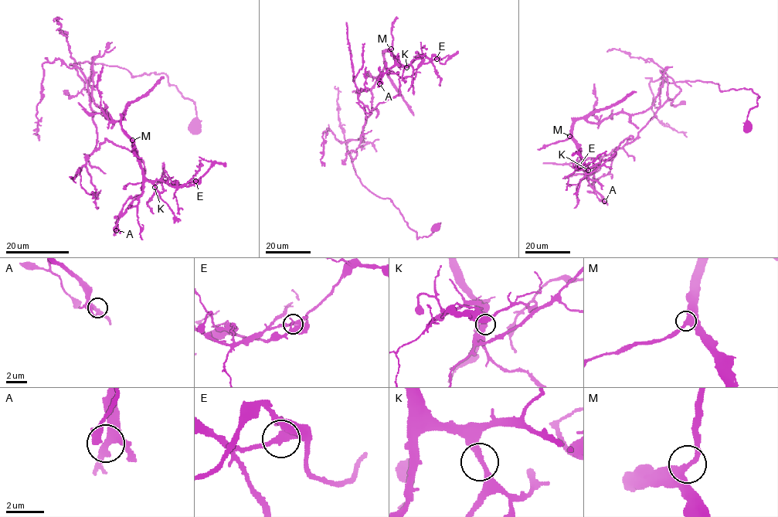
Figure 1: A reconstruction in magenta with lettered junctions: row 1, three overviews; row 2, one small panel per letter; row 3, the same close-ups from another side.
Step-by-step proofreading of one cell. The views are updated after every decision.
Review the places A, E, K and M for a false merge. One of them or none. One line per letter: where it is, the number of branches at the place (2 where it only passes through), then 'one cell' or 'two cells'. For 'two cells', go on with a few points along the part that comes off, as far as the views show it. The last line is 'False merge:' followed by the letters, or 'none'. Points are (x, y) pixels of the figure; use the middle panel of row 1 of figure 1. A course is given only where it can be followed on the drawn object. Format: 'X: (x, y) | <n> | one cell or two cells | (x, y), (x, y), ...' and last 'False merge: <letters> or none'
A: (379, 83) | 2 | one cell
E: (436, 59) | 2 | two cells | (436, 59), (419, 55), (402, 66), (383, 52), (362, 131), (368, 141)
K: (406, 67) | 2 | one cell
M: (391, 49) | 2 | one cell
False merge: E

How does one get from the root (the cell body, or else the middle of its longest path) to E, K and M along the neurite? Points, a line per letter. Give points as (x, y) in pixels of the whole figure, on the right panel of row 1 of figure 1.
E: (749, 126), (758, 96), (751, 89), (677, 82), (681, 91), (633, 140), (625, 139), (598, 166), (579, 166)
K: (749, 126), (758, 96), (751, 89), (677, 82), (681, 91), (594, 169), (594, 189), (588, 170)
M: (749, 126), (758, 96), (751, 89), (677, 82), (681, 91), (594, 169), (594, 189), (569, 136)

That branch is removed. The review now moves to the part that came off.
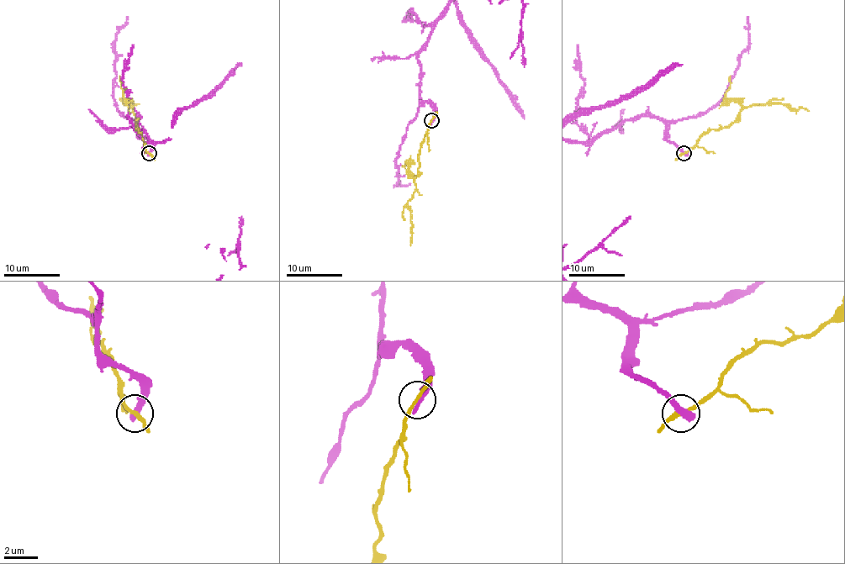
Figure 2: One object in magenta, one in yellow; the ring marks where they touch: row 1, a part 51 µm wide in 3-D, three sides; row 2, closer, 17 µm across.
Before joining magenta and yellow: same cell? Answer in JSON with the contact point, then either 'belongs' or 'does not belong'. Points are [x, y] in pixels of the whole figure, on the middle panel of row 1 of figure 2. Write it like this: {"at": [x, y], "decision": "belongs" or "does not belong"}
{"at": [431, 120], "decision": "does not belong"}

